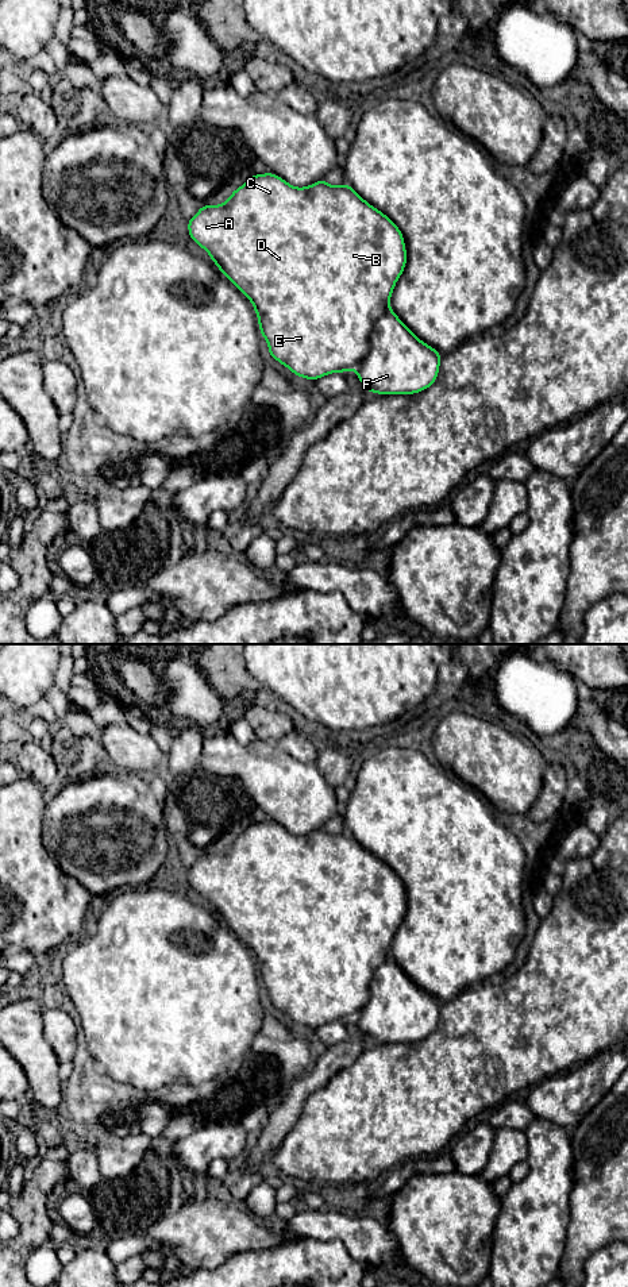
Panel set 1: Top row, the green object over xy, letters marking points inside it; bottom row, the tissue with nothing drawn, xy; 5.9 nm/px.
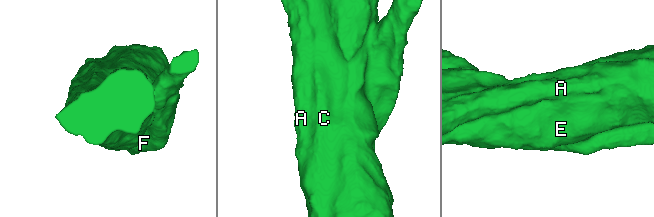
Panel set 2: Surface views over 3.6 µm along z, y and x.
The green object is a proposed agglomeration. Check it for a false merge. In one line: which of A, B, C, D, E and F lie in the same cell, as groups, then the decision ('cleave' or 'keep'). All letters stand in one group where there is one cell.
groups A B C D E F; keep

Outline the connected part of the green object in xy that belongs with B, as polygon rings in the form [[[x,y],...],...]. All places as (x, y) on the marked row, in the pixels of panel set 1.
[[[271,172],[253,174],[242,186],[230,194],[226,203],[217,205],[204,204],[188,220],[188,232],[190,239],[209,254],[209,258],[223,275],[250,300],[258,316],[259,332],[267,342],[269,355],[288,367],[293,374],[316,381],[327,374],[346,373],[354,369],[365,389],[377,394],[409,396],[423,392],[435,384],[439,375],[442,354],[420,340],[390,309],[390,296],[407,265],[404,236],[392,219],[370,205],[348,184],[344,182],[343,185],[334,186],[325,180],[320,180],[309,186],[297,188]]]

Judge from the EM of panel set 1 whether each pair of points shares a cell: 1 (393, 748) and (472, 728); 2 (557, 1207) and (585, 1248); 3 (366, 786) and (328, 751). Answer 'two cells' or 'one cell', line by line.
1: two cells
2: two cells
3: two cells

